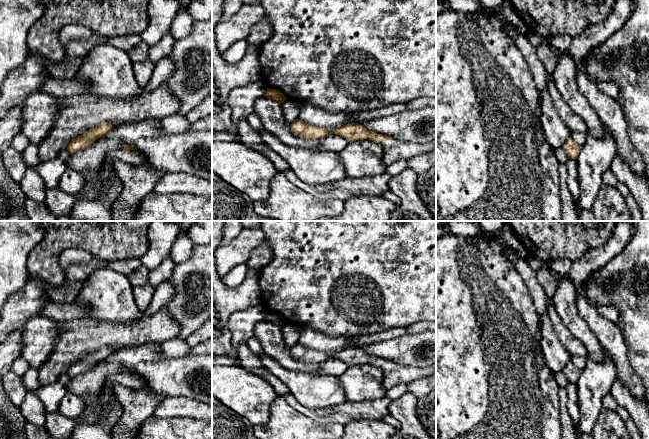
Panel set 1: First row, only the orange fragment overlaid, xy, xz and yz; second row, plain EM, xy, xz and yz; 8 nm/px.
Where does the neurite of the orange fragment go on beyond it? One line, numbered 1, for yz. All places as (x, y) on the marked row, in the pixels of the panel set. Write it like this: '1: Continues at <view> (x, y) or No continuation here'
1: No continuation here

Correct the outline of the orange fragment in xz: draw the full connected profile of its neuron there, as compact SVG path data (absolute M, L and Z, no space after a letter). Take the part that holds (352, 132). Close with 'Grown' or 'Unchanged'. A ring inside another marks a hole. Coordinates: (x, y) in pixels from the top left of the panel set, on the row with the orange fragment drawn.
M296 119L290 125L290 128L295 136L311 140L322 139L330 134L337 134L346 138L349 142L369 139L376 143L381 143L384 150L383 164L385 166L400 160L408 160L436 149L436 141L428 143L402 141L391 136L372 132L359 123L346 124L329 132L327 128L312 126Z. Grown

